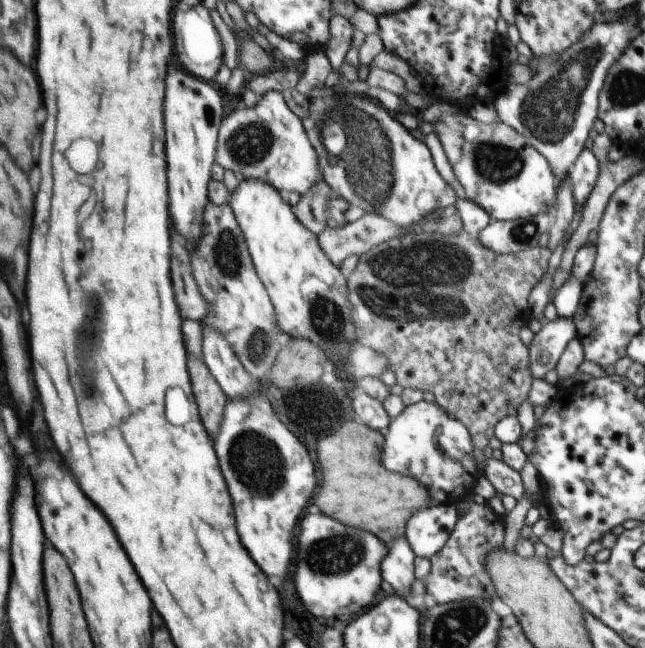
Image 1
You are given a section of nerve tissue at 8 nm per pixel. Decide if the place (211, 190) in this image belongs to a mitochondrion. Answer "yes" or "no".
no

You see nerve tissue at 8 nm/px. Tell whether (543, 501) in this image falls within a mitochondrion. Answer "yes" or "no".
no

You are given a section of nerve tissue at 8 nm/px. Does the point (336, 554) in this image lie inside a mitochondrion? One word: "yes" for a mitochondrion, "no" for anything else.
yes

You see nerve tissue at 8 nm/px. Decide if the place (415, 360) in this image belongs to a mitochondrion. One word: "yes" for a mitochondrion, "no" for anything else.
no

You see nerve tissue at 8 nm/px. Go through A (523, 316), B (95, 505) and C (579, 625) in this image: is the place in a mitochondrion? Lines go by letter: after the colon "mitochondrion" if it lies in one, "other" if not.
A: other
B: other
C: other

